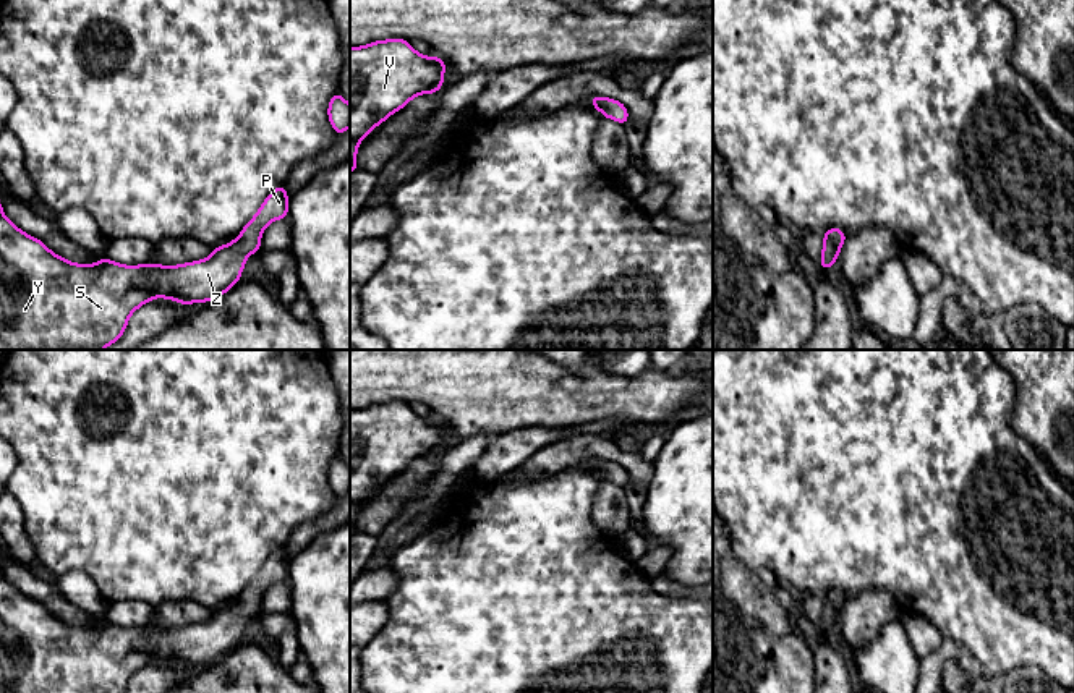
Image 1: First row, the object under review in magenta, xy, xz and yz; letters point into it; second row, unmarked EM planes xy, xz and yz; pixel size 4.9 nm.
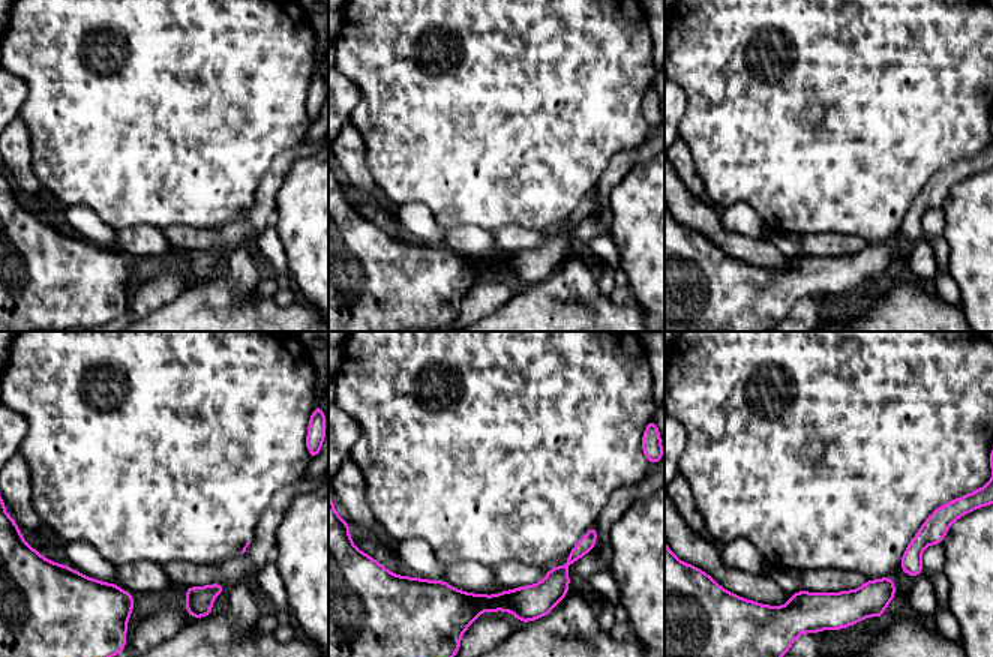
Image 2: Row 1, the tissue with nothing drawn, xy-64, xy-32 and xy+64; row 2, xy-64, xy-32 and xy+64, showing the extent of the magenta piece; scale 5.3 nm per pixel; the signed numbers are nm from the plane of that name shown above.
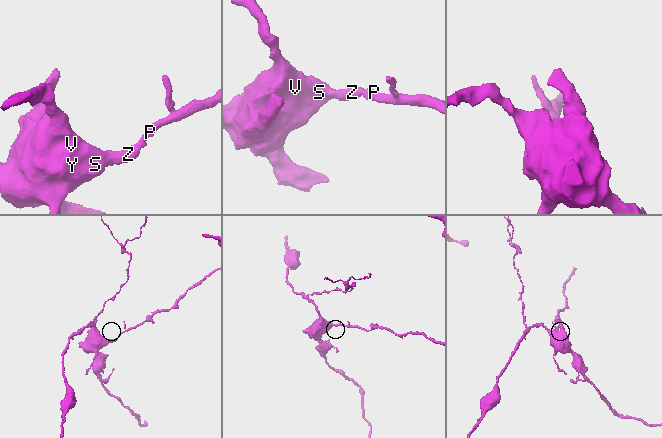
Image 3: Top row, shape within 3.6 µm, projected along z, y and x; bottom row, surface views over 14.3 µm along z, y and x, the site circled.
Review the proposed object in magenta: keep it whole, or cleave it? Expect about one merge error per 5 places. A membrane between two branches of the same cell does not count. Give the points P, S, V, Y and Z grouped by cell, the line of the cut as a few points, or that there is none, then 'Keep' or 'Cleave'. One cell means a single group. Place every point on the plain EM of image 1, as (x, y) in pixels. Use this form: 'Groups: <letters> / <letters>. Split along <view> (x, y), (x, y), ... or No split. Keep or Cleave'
Groups: P S V Y Z. No split. Keep

